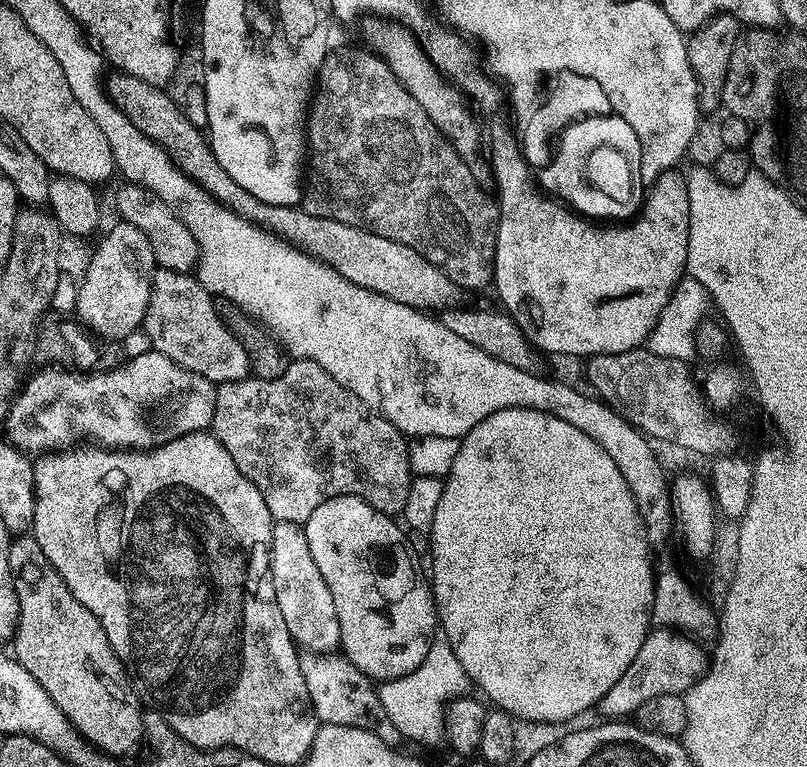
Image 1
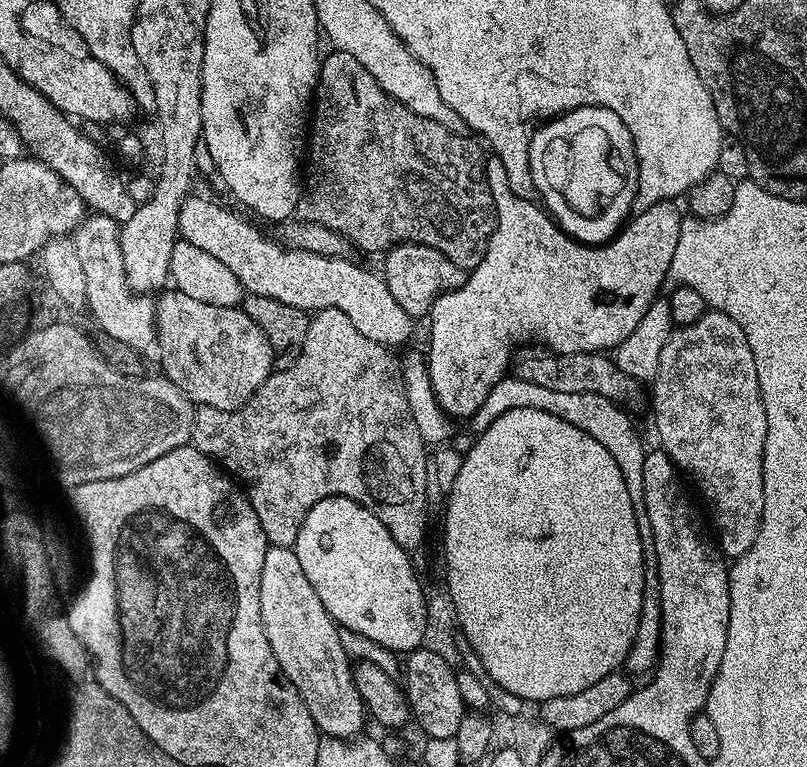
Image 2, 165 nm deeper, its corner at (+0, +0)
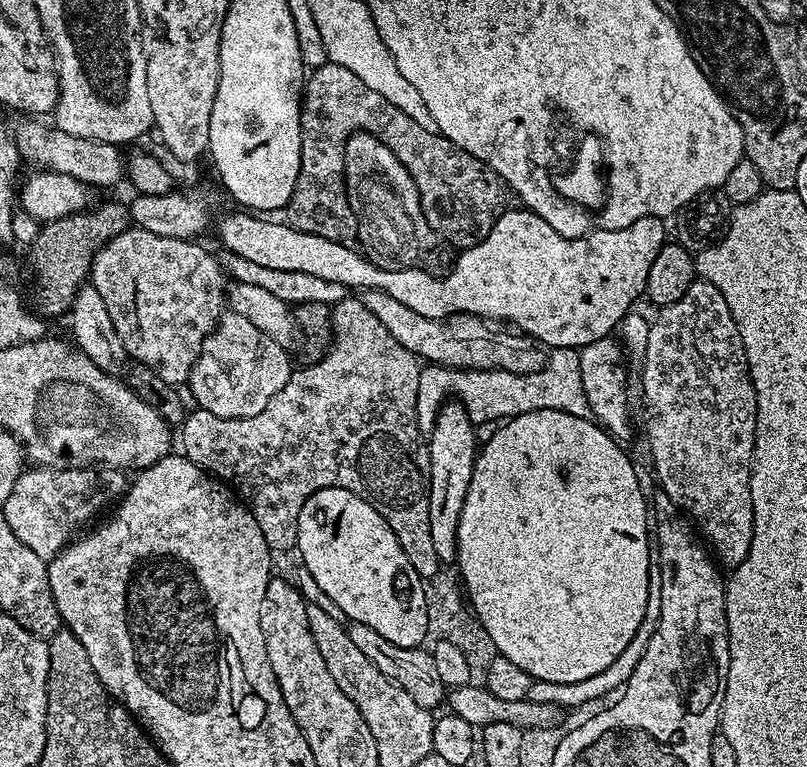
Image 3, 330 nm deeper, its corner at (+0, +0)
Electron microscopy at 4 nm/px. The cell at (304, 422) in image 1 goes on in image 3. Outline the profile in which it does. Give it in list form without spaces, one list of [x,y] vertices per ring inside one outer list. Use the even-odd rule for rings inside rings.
[[[345,295],[343,300],[331,305],[332,346],[328,349],[328,353],[321,360],[300,366],[304,368],[297,367],[293,371],[292,377],[286,382],[286,386],[282,386],[282,390],[278,390],[278,394],[274,394],[270,398],[270,402],[266,402],[266,407],[261,412],[250,418],[218,418],[218,414],[210,414],[210,410],[193,407],[185,415],[184,423],[179,425],[178,444],[179,447],[180,444],[184,447],[181,448],[183,455],[187,456],[190,462],[194,462],[205,472],[229,485],[236,484],[235,491],[251,508],[258,526],[262,529],[262,538],[266,538],[266,546],[272,549],[273,553],[280,554],[287,548],[290,550],[296,548],[298,514],[302,510],[306,498],[310,498],[310,494],[327,488],[341,488],[358,494],[358,498],[370,502],[370,506],[374,506],[374,510],[378,510],[378,514],[382,514],[382,518],[386,518],[386,522],[390,526],[390,530],[394,530],[402,550],[406,550],[406,558],[410,558],[410,566],[414,566],[414,570],[418,570],[420,577],[427,582],[433,580],[441,572],[442,561],[434,550],[434,541],[430,539],[430,458],[425,437],[421,433],[416,417],[418,378],[422,361],[419,356],[410,354],[410,350],[406,350],[406,346],[402,346],[402,342],[397,342],[390,334],[390,330],[386,330],[386,326],[382,326],[382,322],[378,322],[378,318],[374,314],[370,314],[370,310],[366,310],[363,299],[356,297],[355,300],[352,296],[355,295]]]

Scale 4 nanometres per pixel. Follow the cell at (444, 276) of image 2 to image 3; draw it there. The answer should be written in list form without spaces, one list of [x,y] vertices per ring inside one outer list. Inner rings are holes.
[[[356,134],[344,149],[344,185],[350,210],[356,215],[359,243],[368,259],[380,268],[417,267],[438,245],[436,231],[426,222],[414,178],[381,140]]]

